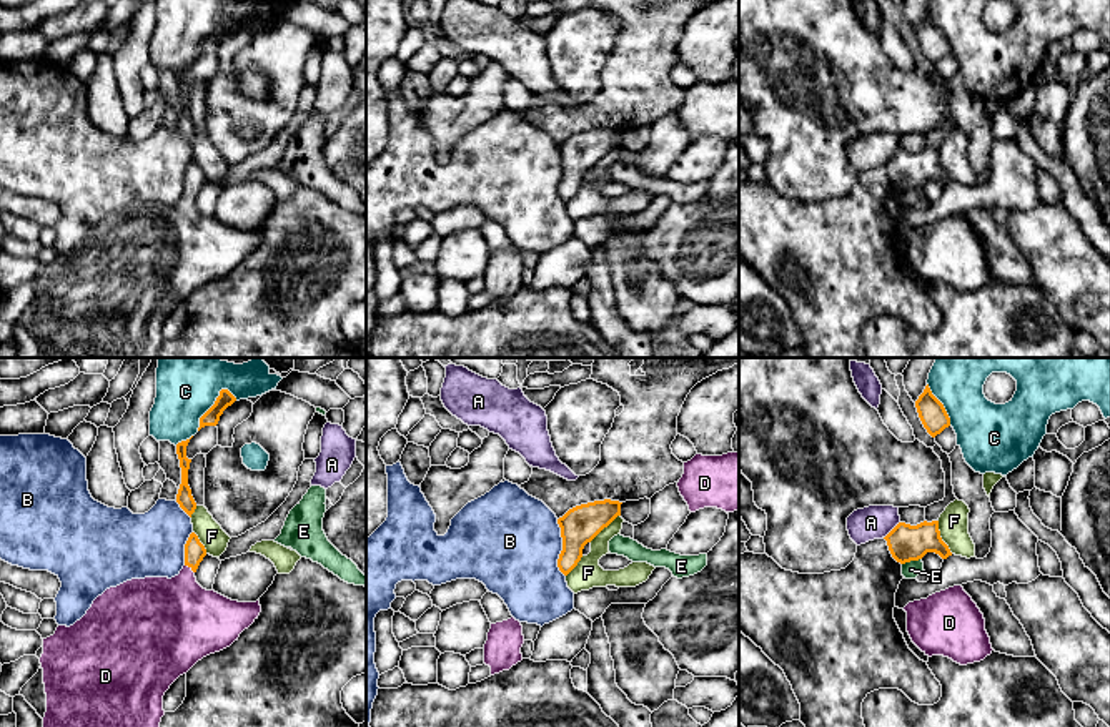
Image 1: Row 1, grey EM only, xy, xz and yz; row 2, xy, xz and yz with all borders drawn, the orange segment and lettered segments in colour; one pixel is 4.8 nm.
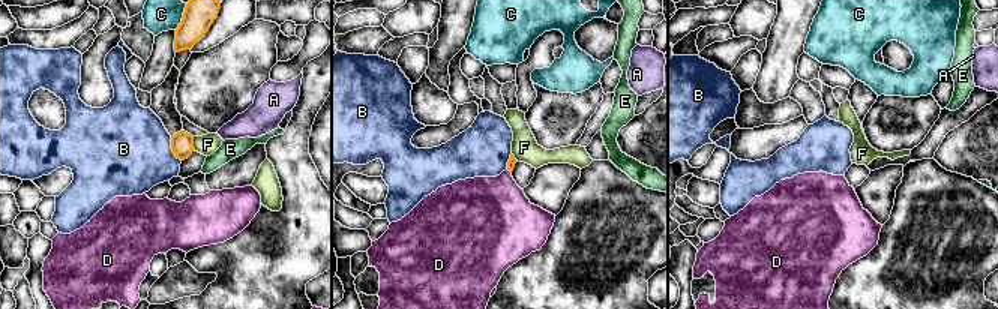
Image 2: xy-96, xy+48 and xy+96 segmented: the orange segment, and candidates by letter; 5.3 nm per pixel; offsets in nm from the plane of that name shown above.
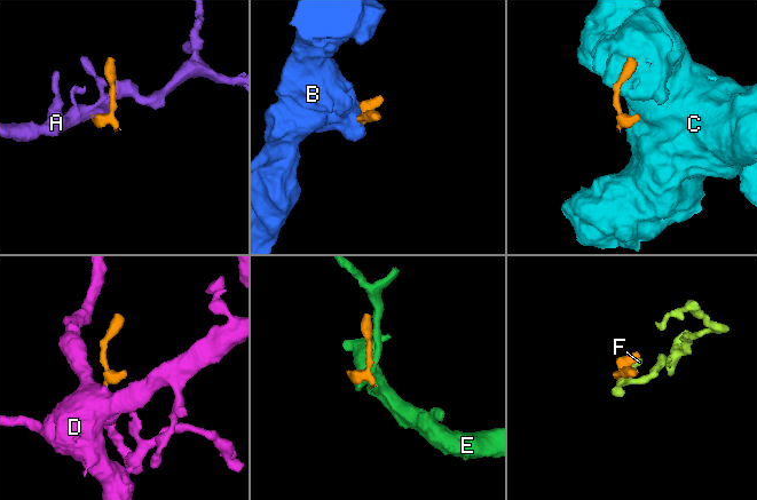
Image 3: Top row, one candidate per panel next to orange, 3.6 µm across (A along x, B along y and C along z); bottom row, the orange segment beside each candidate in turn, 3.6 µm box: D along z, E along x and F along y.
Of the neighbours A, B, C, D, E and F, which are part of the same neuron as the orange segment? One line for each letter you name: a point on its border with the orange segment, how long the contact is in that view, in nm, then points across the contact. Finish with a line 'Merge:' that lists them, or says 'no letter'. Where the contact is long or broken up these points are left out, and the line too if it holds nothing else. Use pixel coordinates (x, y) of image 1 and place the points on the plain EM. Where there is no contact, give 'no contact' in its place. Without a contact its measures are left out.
D: meets orange in xy at (192, 197); contact 60 nm long; runs through xy (195, 178), (192, 197), (185, 207), (178, 247)
Merge: D

